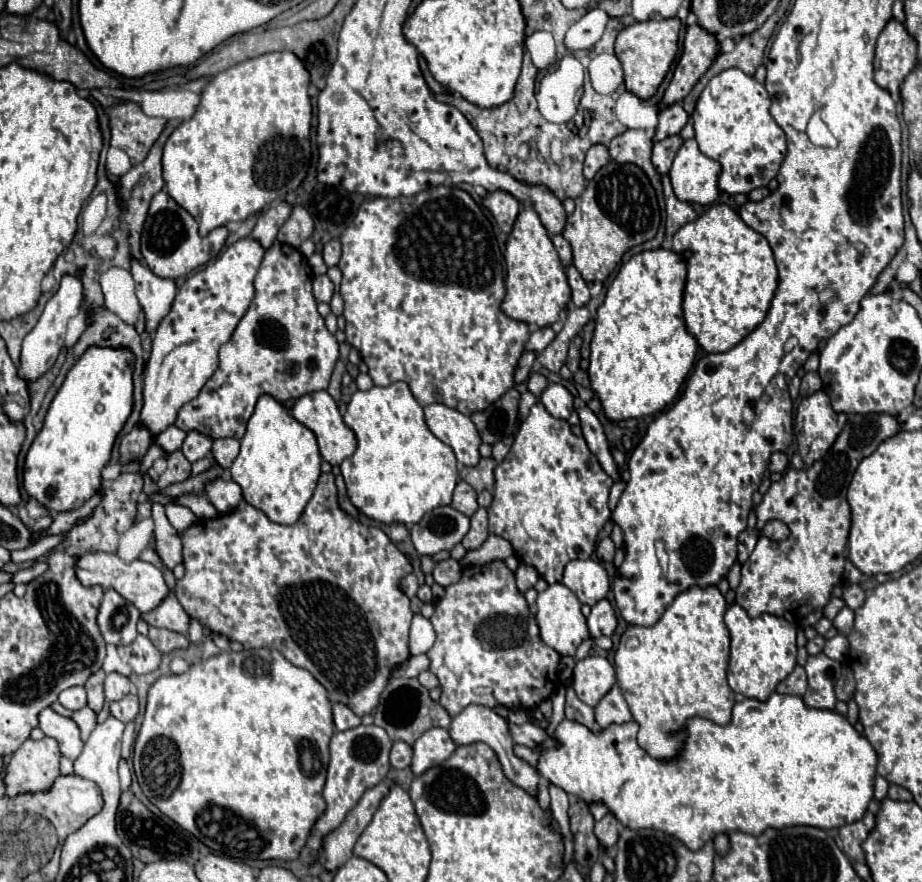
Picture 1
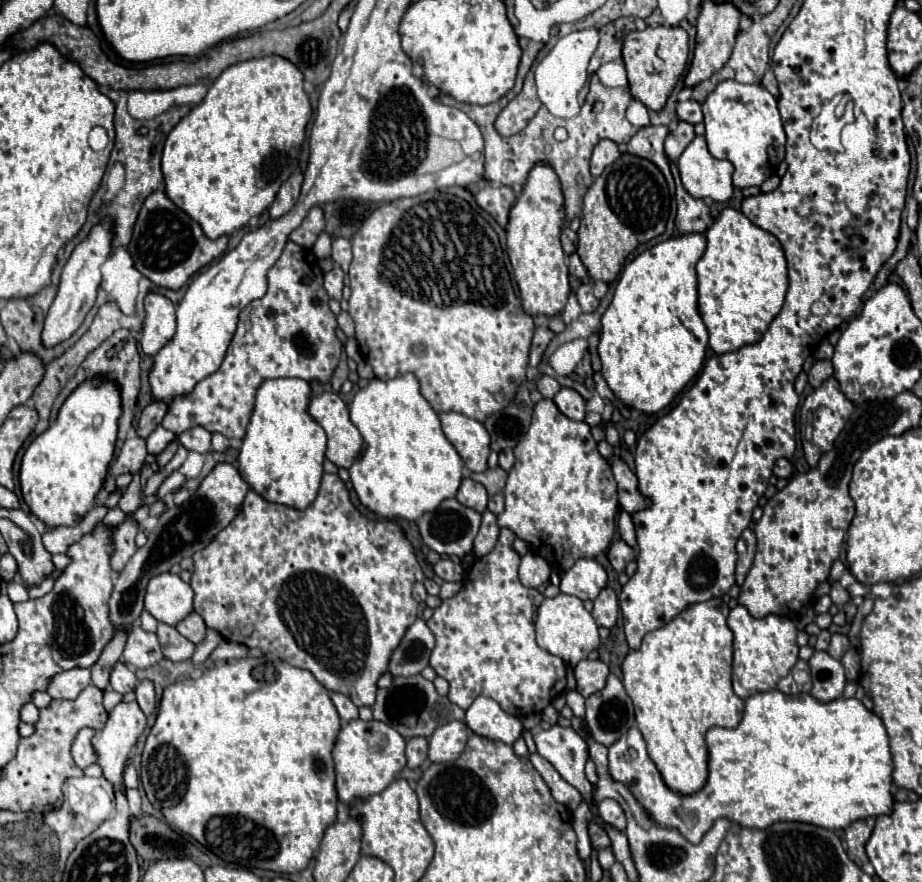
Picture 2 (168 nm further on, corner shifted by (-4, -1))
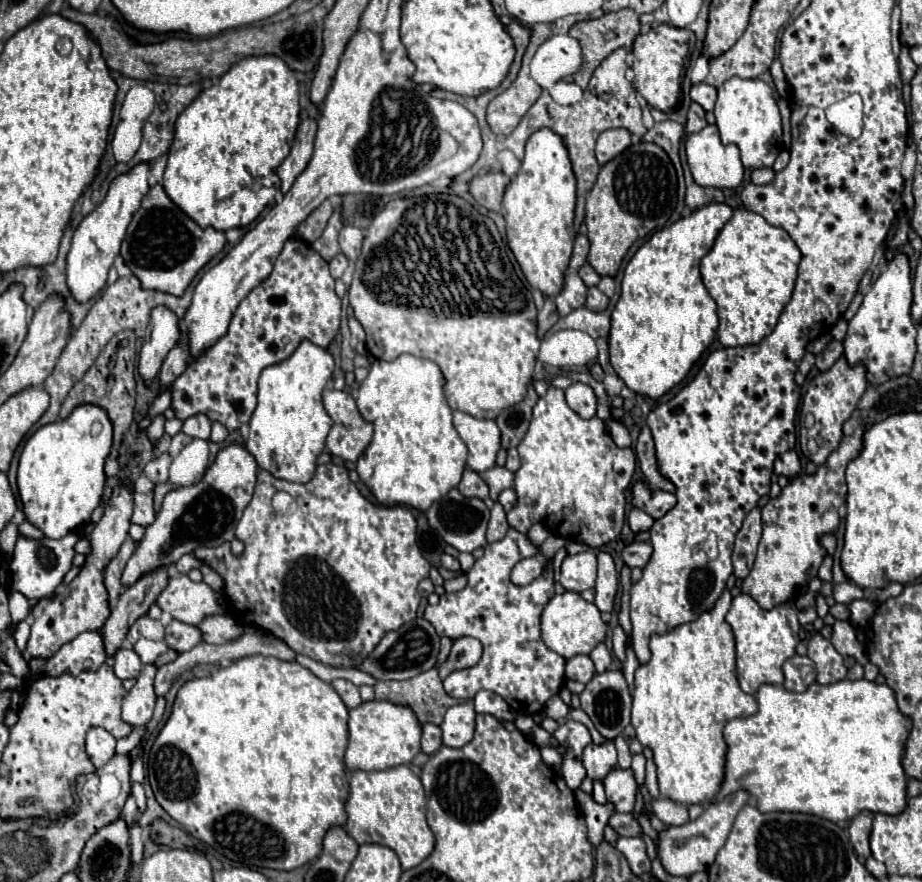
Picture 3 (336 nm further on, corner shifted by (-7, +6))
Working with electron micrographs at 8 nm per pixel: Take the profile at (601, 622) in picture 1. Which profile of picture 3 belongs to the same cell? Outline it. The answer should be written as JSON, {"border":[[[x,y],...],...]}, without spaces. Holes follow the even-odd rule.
{"border":[[[598,553],[598,579],[596,579],[596,607],[600,611],[612,611],[614,597],[618,593],[618,573],[610,553]]]}

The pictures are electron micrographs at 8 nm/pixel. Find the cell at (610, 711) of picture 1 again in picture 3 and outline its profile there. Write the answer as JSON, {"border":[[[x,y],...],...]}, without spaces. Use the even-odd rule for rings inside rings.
{"border":[[[608,669],[596,673],[580,693],[580,707],[606,739],[620,735],[630,725],[632,707],[632,697],[622,671]]]}

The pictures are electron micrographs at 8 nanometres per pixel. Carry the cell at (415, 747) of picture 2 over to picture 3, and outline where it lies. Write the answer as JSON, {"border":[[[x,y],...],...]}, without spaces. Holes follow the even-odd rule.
{"border":[[[426,723],[422,727],[422,751],[424,753],[436,753],[442,747],[442,729],[434,723]]]}

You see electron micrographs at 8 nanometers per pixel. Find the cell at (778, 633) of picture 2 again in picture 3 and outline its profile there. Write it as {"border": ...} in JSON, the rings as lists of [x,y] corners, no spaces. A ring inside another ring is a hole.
{"border":[[[740,593],[738,597],[732,599],[726,621],[736,637],[736,665],[738,665],[738,681],[742,689],[750,695],[756,695],[758,687],[764,683],[782,685],[784,683],[782,665],[786,659],[790,659],[796,653],[796,645],[800,641],[798,609],[794,601],[786,601],[766,611],[750,595]]]}

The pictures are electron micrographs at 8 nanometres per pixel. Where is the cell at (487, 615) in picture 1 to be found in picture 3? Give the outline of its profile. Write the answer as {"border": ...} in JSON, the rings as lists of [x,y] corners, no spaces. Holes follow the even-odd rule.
{"border":[[[508,529],[506,537],[484,547],[484,557],[474,563],[466,573],[468,583],[462,591],[446,593],[436,607],[428,605],[424,617],[434,625],[442,637],[476,637],[484,645],[484,653],[478,665],[466,671],[454,671],[444,679],[444,691],[454,699],[472,699],[480,689],[500,695],[516,713],[536,715],[544,709],[546,701],[564,685],[564,663],[560,655],[554,655],[540,637],[540,615],[546,603],[554,595],[554,569],[546,565],[544,573],[530,585],[516,587],[510,583],[512,567],[524,559],[534,557],[538,547],[528,535]]]}

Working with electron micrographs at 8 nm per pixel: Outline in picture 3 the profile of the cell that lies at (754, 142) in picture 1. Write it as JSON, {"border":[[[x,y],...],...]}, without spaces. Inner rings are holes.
{"border":[[[732,77],[718,89],[718,101],[714,107],[716,125],[720,129],[720,139],[736,143],[742,153],[742,163],[746,169],[772,167],[776,155],[782,149],[782,123],[774,91],[760,79],[740,79]]]}

